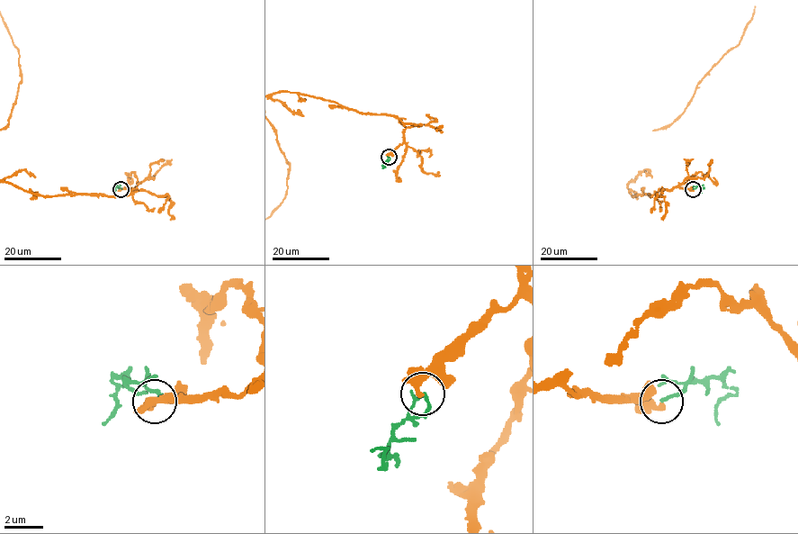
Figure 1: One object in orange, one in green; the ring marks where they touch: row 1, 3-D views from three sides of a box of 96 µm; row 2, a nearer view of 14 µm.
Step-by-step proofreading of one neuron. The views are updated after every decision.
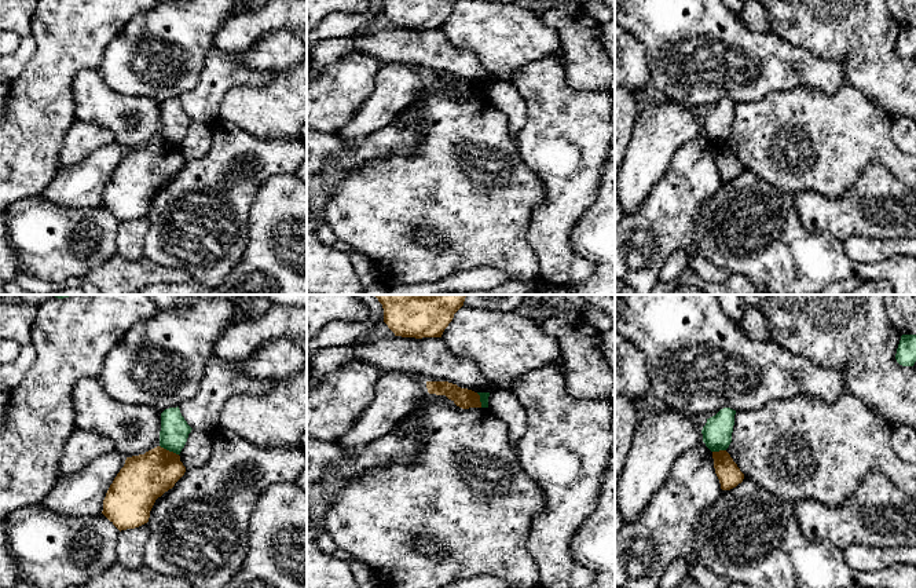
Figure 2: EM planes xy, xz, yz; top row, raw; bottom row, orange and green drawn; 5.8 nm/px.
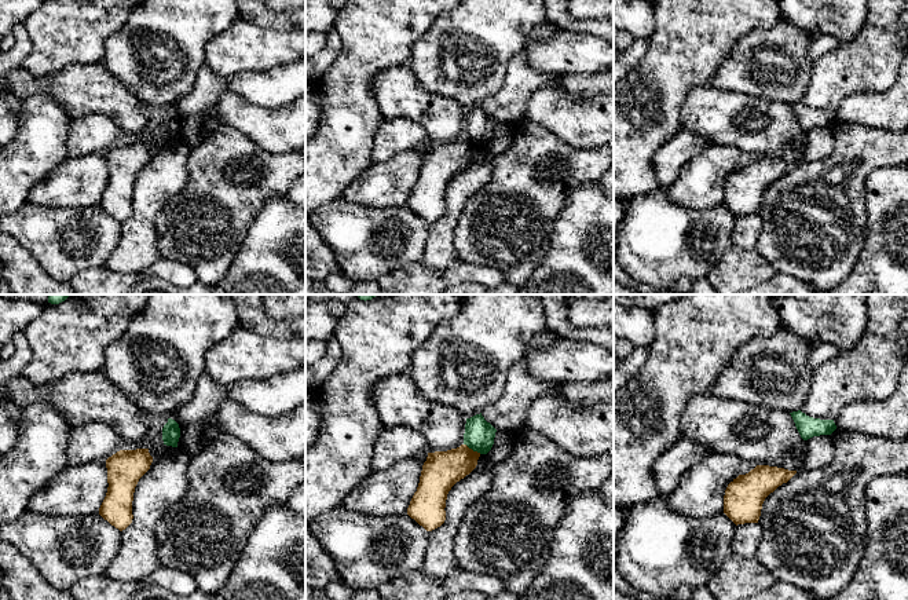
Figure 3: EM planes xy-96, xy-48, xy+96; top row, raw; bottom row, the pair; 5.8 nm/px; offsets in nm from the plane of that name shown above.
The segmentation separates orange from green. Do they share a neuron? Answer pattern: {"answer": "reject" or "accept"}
{"answer": "reject"}

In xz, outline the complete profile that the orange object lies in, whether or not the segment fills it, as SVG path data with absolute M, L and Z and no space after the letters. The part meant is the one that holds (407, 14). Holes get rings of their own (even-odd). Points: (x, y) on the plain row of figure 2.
M384 0L384 14L402 29L441 29L459 0Z

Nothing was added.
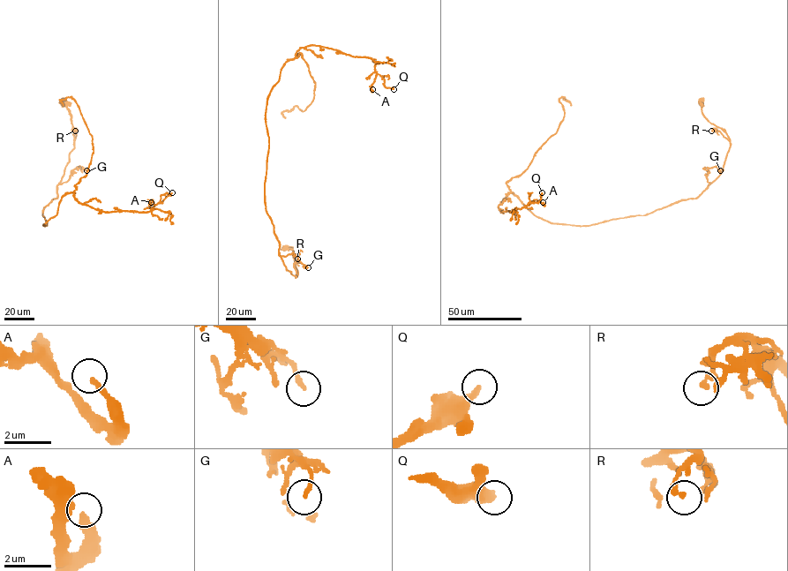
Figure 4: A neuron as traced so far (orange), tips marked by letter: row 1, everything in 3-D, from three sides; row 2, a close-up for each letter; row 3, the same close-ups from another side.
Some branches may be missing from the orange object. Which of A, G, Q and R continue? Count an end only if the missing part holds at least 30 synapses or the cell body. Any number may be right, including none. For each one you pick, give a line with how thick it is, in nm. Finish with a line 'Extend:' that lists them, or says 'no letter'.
Extend: no letter

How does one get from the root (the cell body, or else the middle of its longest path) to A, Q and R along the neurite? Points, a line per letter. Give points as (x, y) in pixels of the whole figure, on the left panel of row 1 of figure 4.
A: (63, 101), (74, 147), (43, 225), (68, 193), (105, 212), (148, 212), (151, 202)
Q: (63, 101), (74, 147), (57, 198), (43, 208), (44, 226), (68, 193), (105, 212), (148, 212), (172, 192)
R: (63, 101), (76, 132), (74, 140), (75, 131)

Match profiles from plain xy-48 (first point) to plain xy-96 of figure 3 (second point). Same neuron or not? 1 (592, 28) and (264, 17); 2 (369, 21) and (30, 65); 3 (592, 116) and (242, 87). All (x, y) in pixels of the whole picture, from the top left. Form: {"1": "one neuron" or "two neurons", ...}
{"1": "one neuron", "2": "one neuron", "3": "two neurons"}

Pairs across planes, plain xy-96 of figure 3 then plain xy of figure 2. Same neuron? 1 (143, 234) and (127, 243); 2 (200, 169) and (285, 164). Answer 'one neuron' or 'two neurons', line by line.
1: one neuron
2: one neuron

